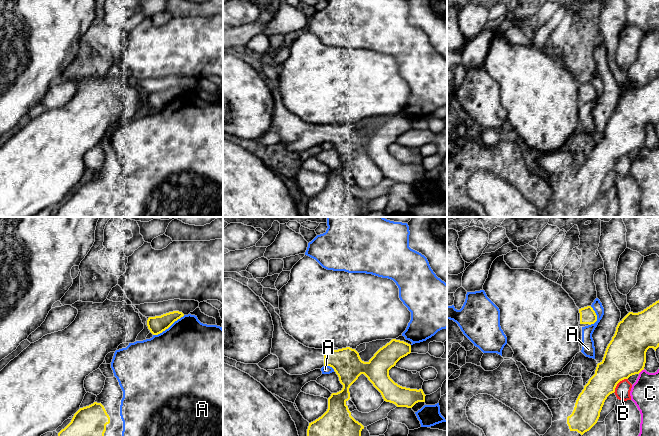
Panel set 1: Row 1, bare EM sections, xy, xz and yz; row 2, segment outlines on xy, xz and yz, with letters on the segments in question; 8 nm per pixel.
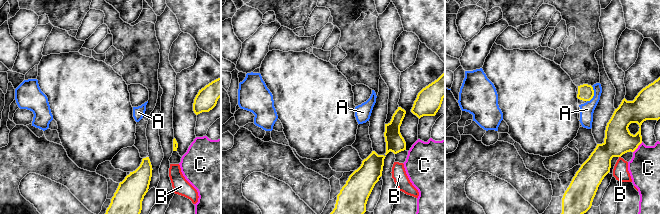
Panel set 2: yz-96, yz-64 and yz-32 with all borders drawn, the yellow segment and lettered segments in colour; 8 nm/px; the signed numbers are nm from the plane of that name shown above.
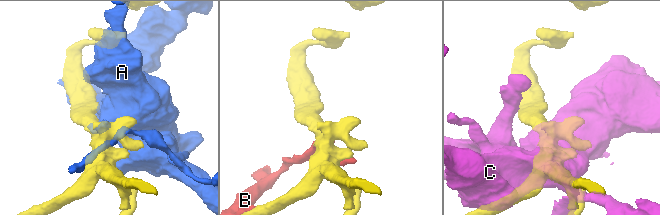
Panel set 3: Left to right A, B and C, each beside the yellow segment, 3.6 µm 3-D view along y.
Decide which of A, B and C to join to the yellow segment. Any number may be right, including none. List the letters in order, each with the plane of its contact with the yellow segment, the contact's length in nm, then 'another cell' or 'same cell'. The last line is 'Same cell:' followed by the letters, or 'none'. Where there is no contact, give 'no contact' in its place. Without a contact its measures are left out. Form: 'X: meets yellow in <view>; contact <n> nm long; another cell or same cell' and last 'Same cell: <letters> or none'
A: meets yellow in xy; contact 300 nm long; another cell
B: meets yellow in yz; contact 170 nm long; another cell
C: meets yellow in yz; contact 70 nm long; another cell
Same cell: none

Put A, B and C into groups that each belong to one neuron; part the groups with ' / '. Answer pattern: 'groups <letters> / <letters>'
groups A / B / C

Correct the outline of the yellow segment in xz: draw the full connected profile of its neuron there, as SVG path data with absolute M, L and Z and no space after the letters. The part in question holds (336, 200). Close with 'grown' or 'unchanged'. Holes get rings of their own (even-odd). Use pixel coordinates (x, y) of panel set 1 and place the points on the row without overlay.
M262 73L261 77L272 93L274 107L272 114L271 130L279 135L279 144L283 144L290 151L302 151L323 142L330 142L334 145L343 161L341 167L332 169L328 174L327 187L315 197L309 199L307 205L307 217L361 217L361 207L364 202L356 197L346 181L350 175L350 162L364 150L373 162L381 169L384 177L395 180L397 183L412 184L418 178L425 178L425 170L422 165L410 165L395 159L389 152L389 146L403 133L411 129L411 121L400 116L392 115L385 122L380 124L368 137L361 136L359 129L350 123L315 125L304 122L287 110L282 103L281 94L275 88L274 83Z | grown

